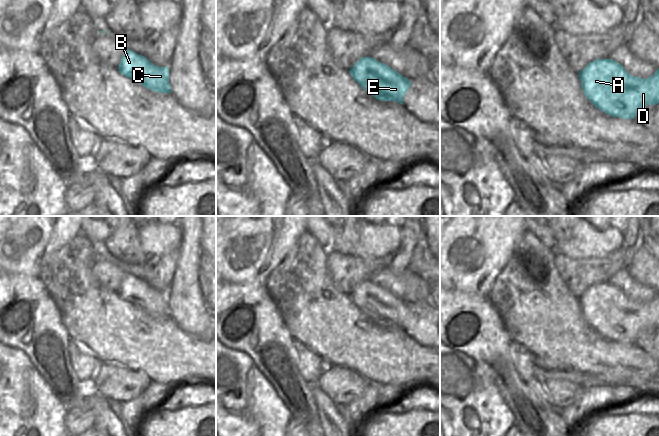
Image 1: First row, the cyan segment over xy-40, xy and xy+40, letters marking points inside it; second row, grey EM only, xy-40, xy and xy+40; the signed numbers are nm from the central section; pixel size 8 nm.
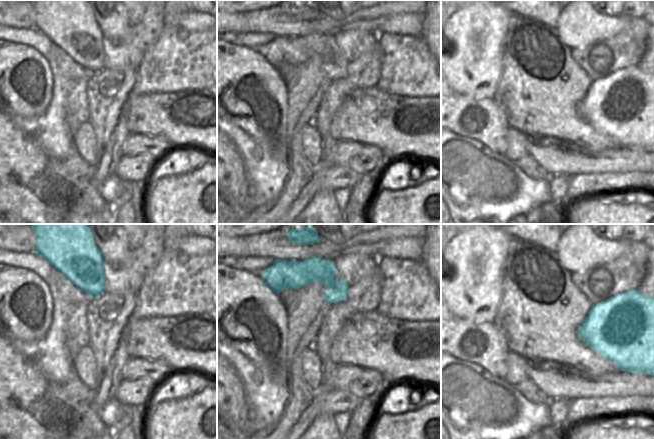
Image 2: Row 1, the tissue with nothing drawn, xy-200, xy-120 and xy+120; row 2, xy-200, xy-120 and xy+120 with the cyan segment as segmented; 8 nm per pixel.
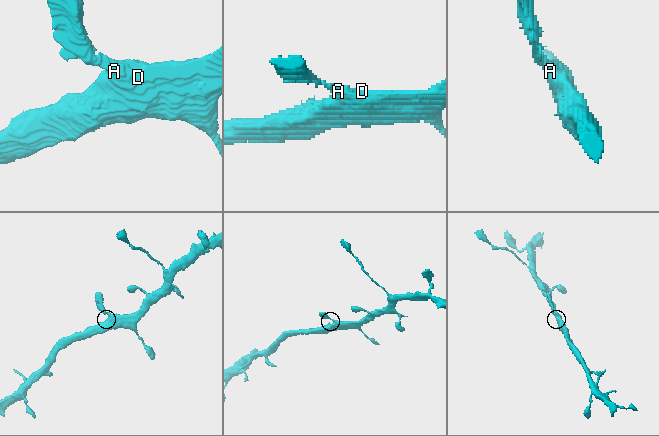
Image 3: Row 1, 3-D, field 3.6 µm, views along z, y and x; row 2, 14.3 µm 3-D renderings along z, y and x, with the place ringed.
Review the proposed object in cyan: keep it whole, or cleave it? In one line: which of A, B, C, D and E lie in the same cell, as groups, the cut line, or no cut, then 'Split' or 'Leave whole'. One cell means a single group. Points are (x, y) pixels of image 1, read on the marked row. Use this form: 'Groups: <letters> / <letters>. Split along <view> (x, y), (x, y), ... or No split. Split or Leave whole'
Groups: A B C D E. No split. Leave whole

